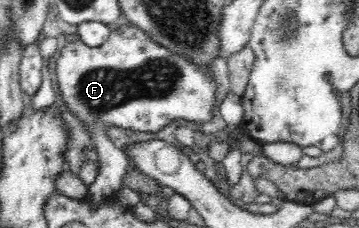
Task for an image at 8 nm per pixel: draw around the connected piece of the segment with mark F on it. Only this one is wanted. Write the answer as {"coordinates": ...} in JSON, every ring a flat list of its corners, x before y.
{"coordinates":[[123,23,120,28,113,30,101,46,87,46,80,40,65,43,56,60,55,72,63,102,69,108,69,112,85,124,95,144,94,150,98,154,99,174,88,186,88,193,84,200,93,208,104,204,113,192,118,192,123,187,126,174,127,159,109,140,107,136,109,126,118,126,150,136,177,119,205,124,213,118,214,105,217,103,215,102,215,83,207,77,207,70,197,69,197,65,171,53,171,50,155,43,143,30,128,23]]}

